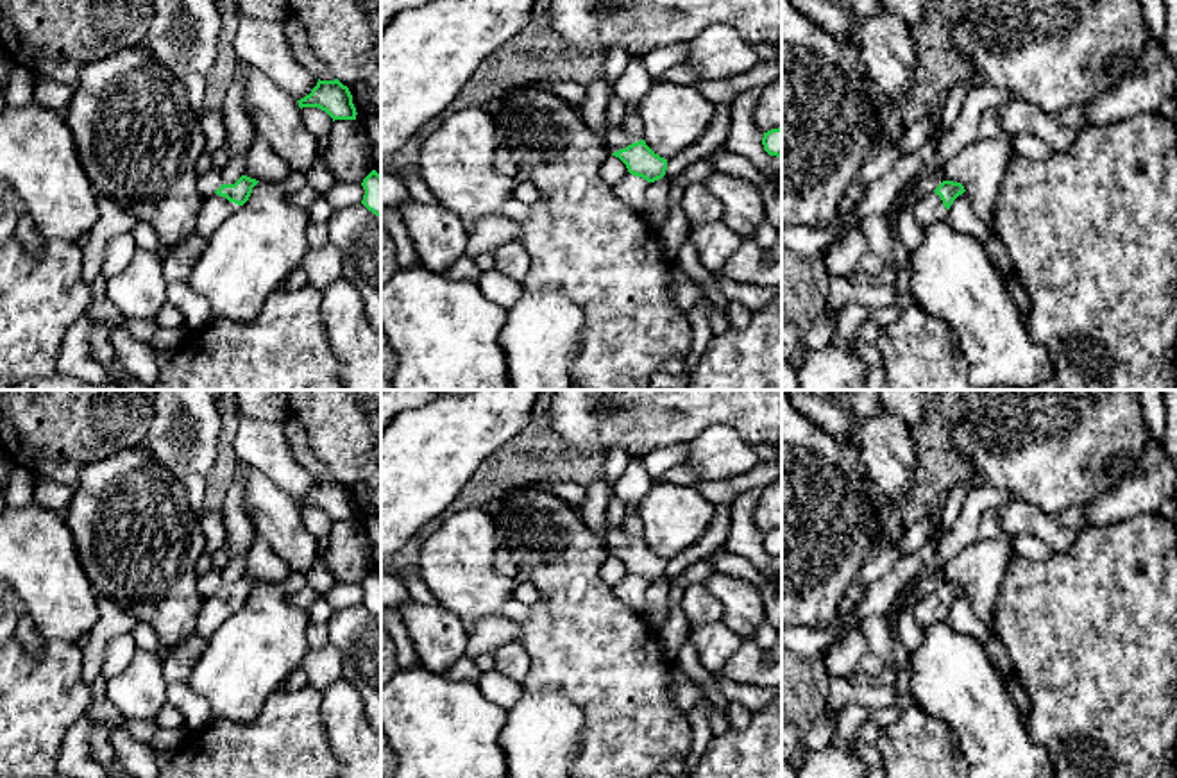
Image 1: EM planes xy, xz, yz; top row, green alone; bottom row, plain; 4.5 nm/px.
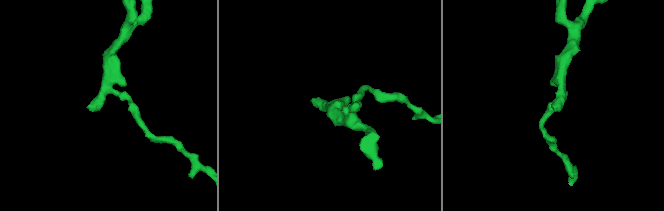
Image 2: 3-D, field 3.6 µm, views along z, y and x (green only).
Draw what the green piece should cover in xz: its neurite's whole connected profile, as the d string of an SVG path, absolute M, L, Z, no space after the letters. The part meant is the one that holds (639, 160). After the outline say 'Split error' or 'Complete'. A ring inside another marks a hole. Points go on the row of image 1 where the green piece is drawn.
M605 120L601 141L608 154L619 157L631 175L655 182L665 175L667 159L655 154L640 134L630 134L622 123L614 125Z. Split error

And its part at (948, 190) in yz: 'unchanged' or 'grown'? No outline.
grown

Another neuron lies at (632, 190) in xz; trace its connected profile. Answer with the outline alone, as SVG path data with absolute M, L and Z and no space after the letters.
M628 173L612 188L612 191L626 206L644 213L648 186L649 182L646 179Z

